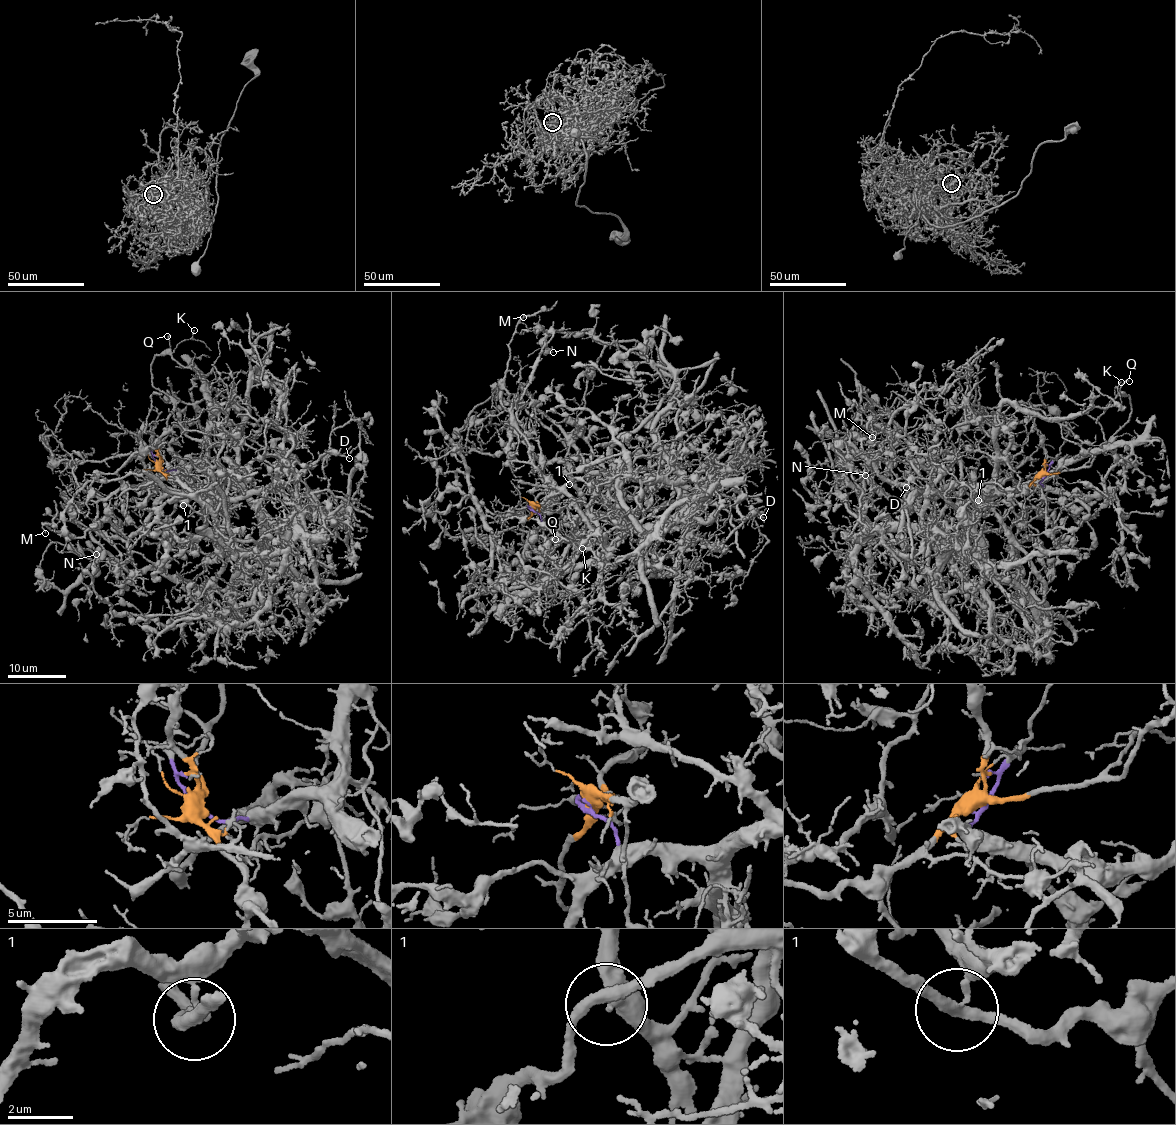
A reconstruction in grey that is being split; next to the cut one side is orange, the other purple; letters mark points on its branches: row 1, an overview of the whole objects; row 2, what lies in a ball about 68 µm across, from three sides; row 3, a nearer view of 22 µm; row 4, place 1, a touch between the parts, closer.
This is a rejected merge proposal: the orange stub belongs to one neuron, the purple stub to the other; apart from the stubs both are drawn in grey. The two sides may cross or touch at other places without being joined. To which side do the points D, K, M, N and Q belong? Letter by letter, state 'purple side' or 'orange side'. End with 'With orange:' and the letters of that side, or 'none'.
D: orange side
K: orange side
M: orange side
N: purple side
Q: orange side
With orange: D, K, M, Q

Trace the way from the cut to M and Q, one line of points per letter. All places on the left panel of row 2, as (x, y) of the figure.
M: (159, 466), (181, 506), (189, 497), (158, 484), (124, 485), (98, 501), (80, 538), (41, 524), (45, 532)
Q: (159, 466), (159, 447), (173, 408), (168, 395), (156, 389), (152, 359), (169, 348), (167, 336)

